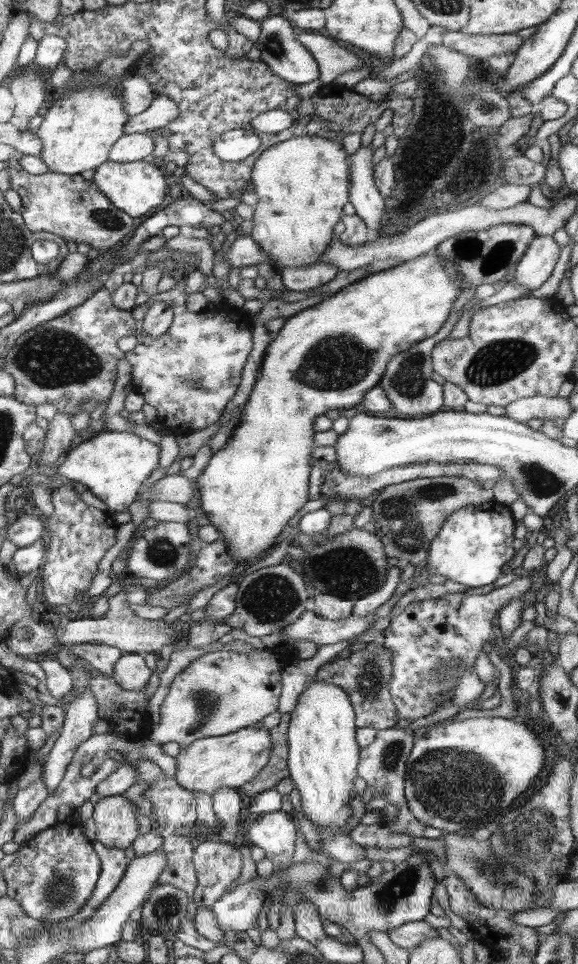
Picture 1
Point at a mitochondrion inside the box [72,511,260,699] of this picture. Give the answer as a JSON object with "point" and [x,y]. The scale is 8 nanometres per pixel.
{"point":[161,551]}

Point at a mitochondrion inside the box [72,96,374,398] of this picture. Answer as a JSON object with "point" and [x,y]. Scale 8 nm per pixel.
{"point":[109,220]}

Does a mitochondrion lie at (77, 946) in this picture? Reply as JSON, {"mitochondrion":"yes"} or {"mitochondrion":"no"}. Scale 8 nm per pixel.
{"mitochondrion":"no"}

